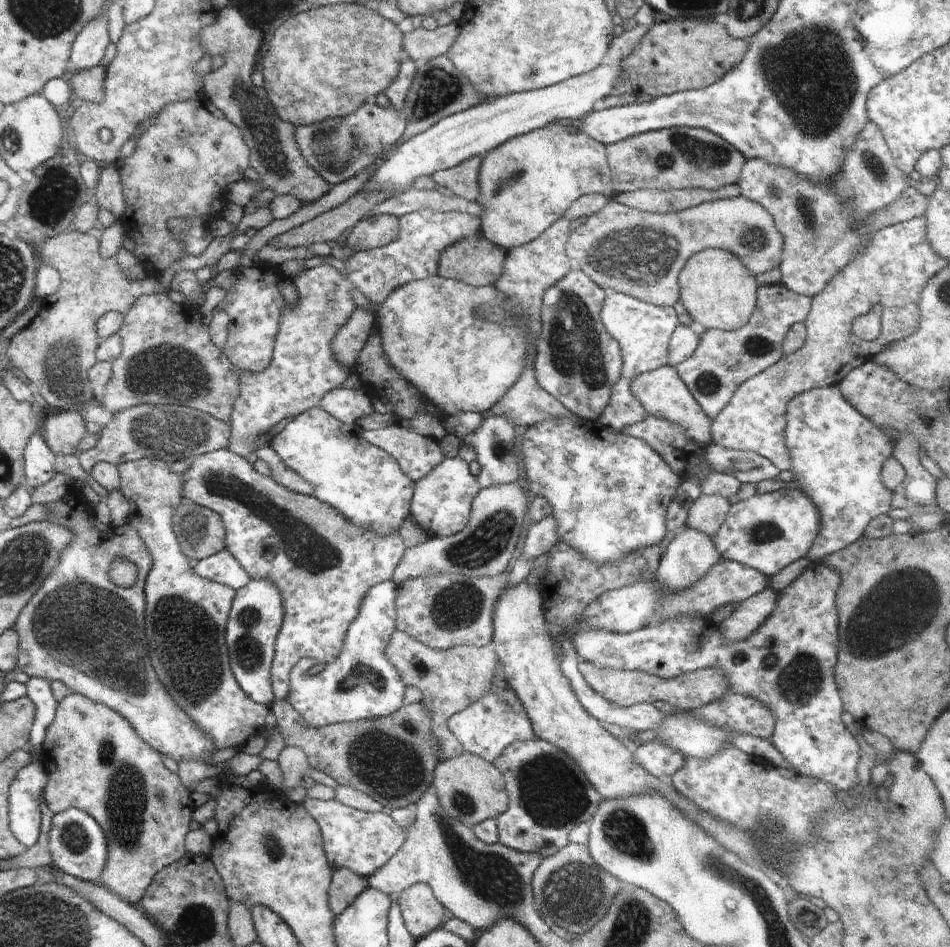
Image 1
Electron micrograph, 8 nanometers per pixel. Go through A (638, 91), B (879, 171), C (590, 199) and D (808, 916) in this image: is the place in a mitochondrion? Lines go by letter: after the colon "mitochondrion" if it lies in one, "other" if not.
A: other
B: mitochondrion
C: other
D: mitochondrion

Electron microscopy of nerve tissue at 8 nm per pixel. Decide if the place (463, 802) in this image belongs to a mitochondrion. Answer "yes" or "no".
yes

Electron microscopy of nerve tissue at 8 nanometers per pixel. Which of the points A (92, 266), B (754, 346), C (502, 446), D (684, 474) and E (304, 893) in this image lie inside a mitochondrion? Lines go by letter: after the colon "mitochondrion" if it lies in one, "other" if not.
A: other
B: mitochondrion
C: mitochondrion
D: other
E: other

